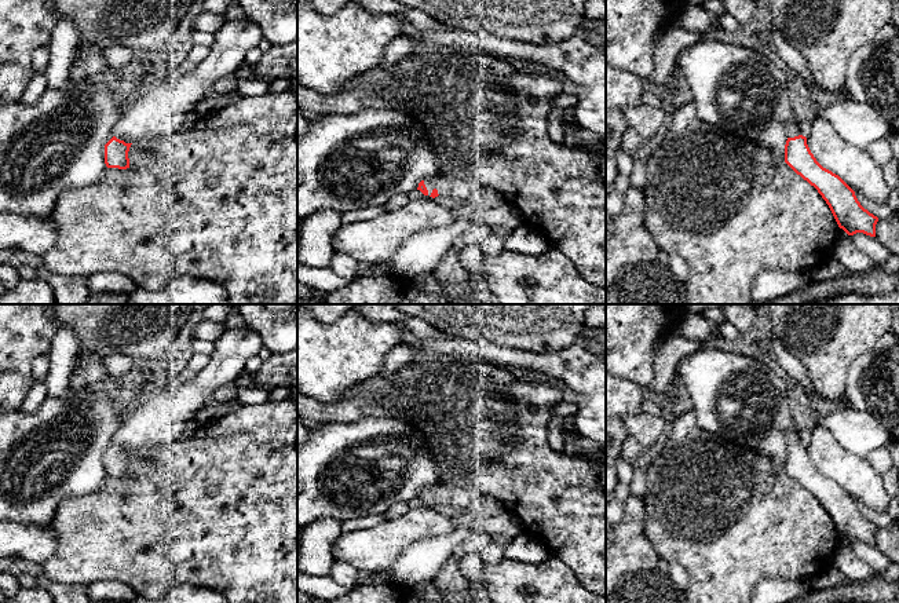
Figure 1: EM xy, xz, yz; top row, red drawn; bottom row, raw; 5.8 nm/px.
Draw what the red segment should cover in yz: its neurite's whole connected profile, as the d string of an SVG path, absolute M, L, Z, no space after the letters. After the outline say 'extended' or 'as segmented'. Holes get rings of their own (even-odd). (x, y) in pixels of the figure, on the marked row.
M786 123L786 145L785 145L785 162L804 180L814 186L822 198L829 205L837 224L848 235L863 233L870 237L876 237L876 224L878 218L865 209L858 201L855 191L836 173L823 168L814 154L811 153L807 138L801 135L798 123Z | extended

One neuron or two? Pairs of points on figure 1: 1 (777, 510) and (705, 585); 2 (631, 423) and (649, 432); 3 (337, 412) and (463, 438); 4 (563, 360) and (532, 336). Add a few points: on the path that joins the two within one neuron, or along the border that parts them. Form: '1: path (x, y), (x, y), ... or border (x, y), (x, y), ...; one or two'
1: path (757, 529), (724, 562), (723, 567); one
2: path (635, 426), (644, 428); one
3: path (369, 405), (431, 406); one
4: border (578, 333), (561, 348), (519, 350); two

